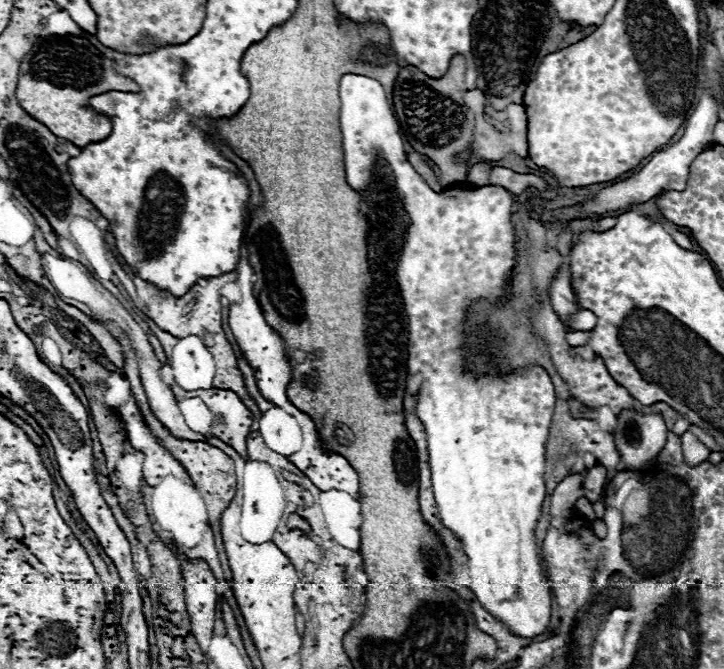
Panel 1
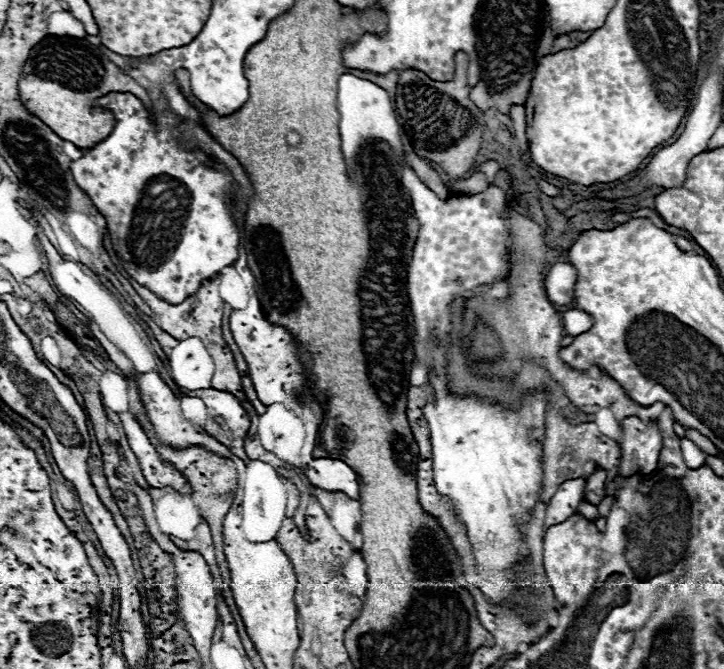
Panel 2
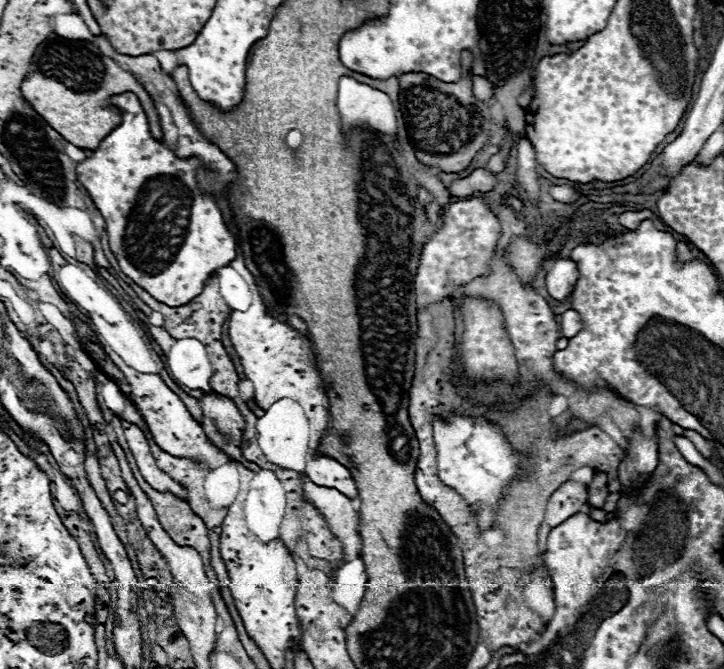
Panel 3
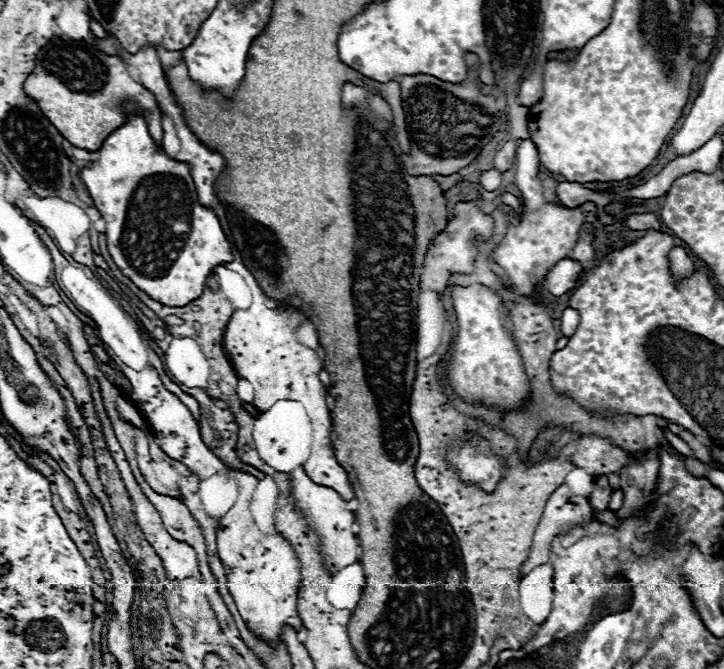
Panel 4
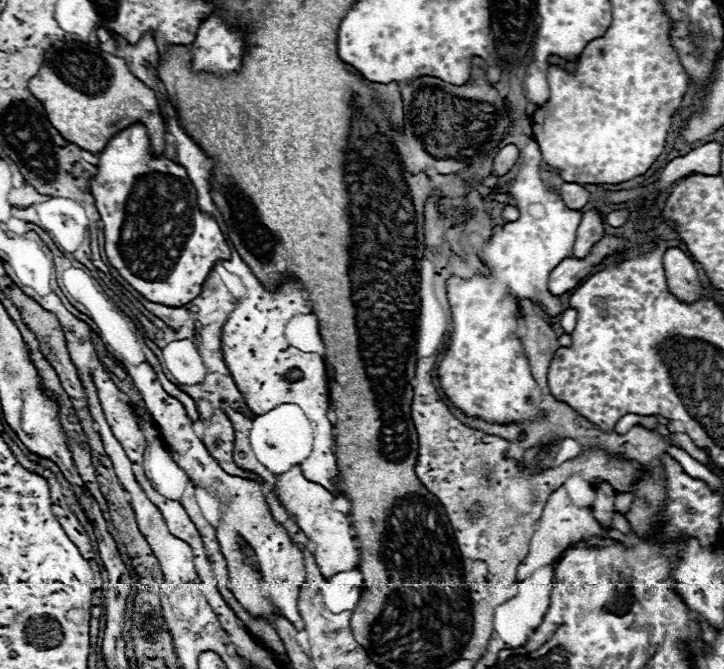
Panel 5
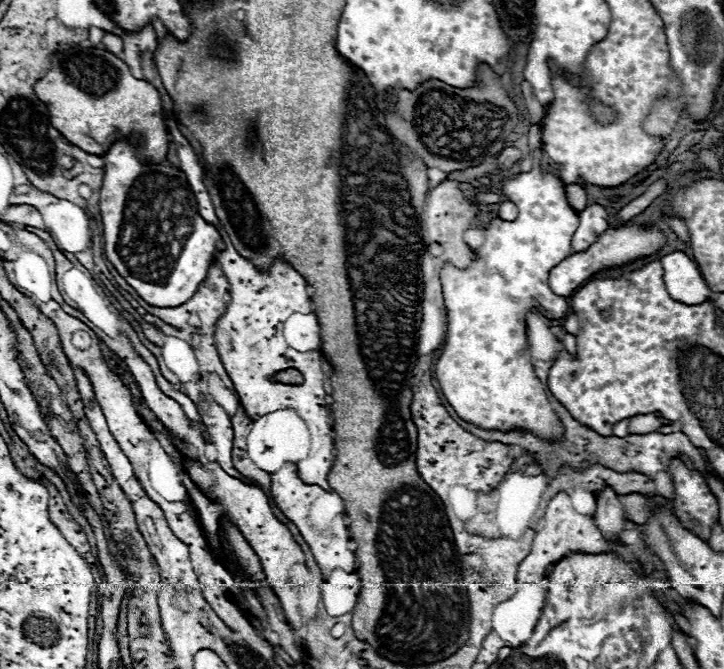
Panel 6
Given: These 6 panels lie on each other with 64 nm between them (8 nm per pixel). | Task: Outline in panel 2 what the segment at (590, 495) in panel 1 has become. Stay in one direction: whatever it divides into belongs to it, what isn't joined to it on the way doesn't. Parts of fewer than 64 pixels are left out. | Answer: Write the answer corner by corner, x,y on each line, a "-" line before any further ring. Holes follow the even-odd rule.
596,470
596,472
586,480
586,486
584,486
586,502
598,506
600,500
606,496
604,486
606,486
606,472
604,472
604,470

